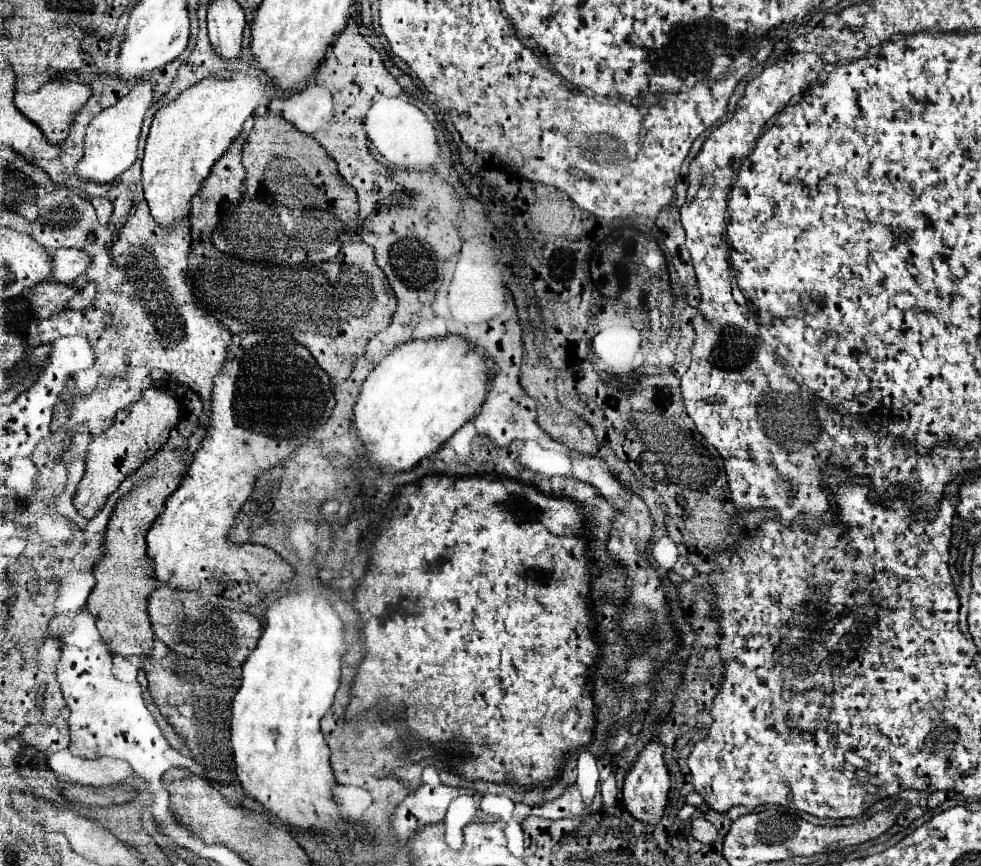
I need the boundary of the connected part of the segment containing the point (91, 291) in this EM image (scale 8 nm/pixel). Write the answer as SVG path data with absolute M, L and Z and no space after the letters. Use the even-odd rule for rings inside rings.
M89 282L83 290L79 290L79 294L77 294L75 298L71 298L71 302L67 304L67 308L71 308L71 310L87 308L87 306L91 306L93 298L95 298L95 284L93 284L93 282Z

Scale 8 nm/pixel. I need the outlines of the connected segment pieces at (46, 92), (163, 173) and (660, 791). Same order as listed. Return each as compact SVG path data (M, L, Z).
M53 78L33 94L15 92L15 106L25 118L29 118L35 126L39 126L39 130L45 134L47 142L61 144L67 138L69 124L71 124L75 112L87 102L89 96L91 96L91 88L87 84L65 80L65 78Z
M231 72L231 76L207 76L195 86L183 90L173 102L161 106L153 118L147 144L145 144L145 156L143 156L143 190L145 200L149 204L149 210L153 218L161 226L173 226L177 218L183 218L191 210L191 198L197 194L201 182L209 176L211 166L221 158L221 154L229 148L229 144L235 140L235 134L243 128L243 122L247 116L253 114L257 106L269 106L273 98L283 98L285 92L281 92L271 80L263 80L259 76L245 76L243 72Z
M659 738L649 740L649 744L639 752L637 760L625 774L623 784L623 802L629 814L633 814L637 820L645 824L657 824L661 820L661 814L667 804L667 792L669 792L669 772L663 762L663 742Z

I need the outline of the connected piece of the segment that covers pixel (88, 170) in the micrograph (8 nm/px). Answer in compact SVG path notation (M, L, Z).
M137 82L125 98L121 98L115 106L105 108L99 116L95 116L89 122L85 140L83 140L83 158L77 162L77 176L81 180L107 184L107 182L113 182L119 174L123 174L135 162L137 140L141 134L143 116L149 106L151 106L151 84Z

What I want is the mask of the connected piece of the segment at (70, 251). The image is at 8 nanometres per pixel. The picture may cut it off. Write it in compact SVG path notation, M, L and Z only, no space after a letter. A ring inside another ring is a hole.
M57 248L51 252L51 280L71 284L87 270L91 258L75 248Z

